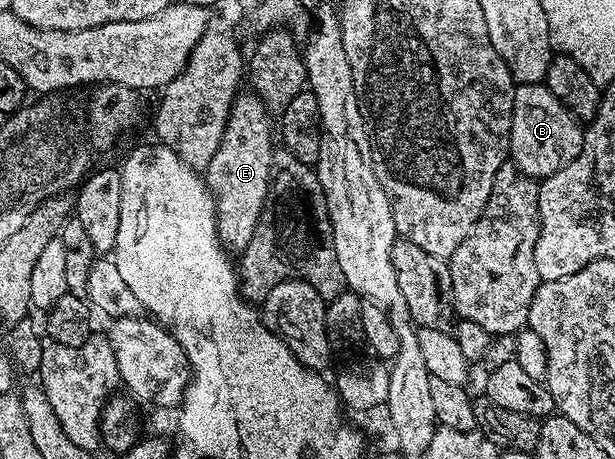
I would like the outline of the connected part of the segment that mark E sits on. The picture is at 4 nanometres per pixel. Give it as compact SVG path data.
M239 92L230 108L220 147L216 147L212 163L204 170L205 183L214 197L218 242L234 255L242 254L248 247L248 239L252 239L252 231L256 231L268 195L270 165L276 148L275 142L270 142L269 119L267 107L257 93Z

